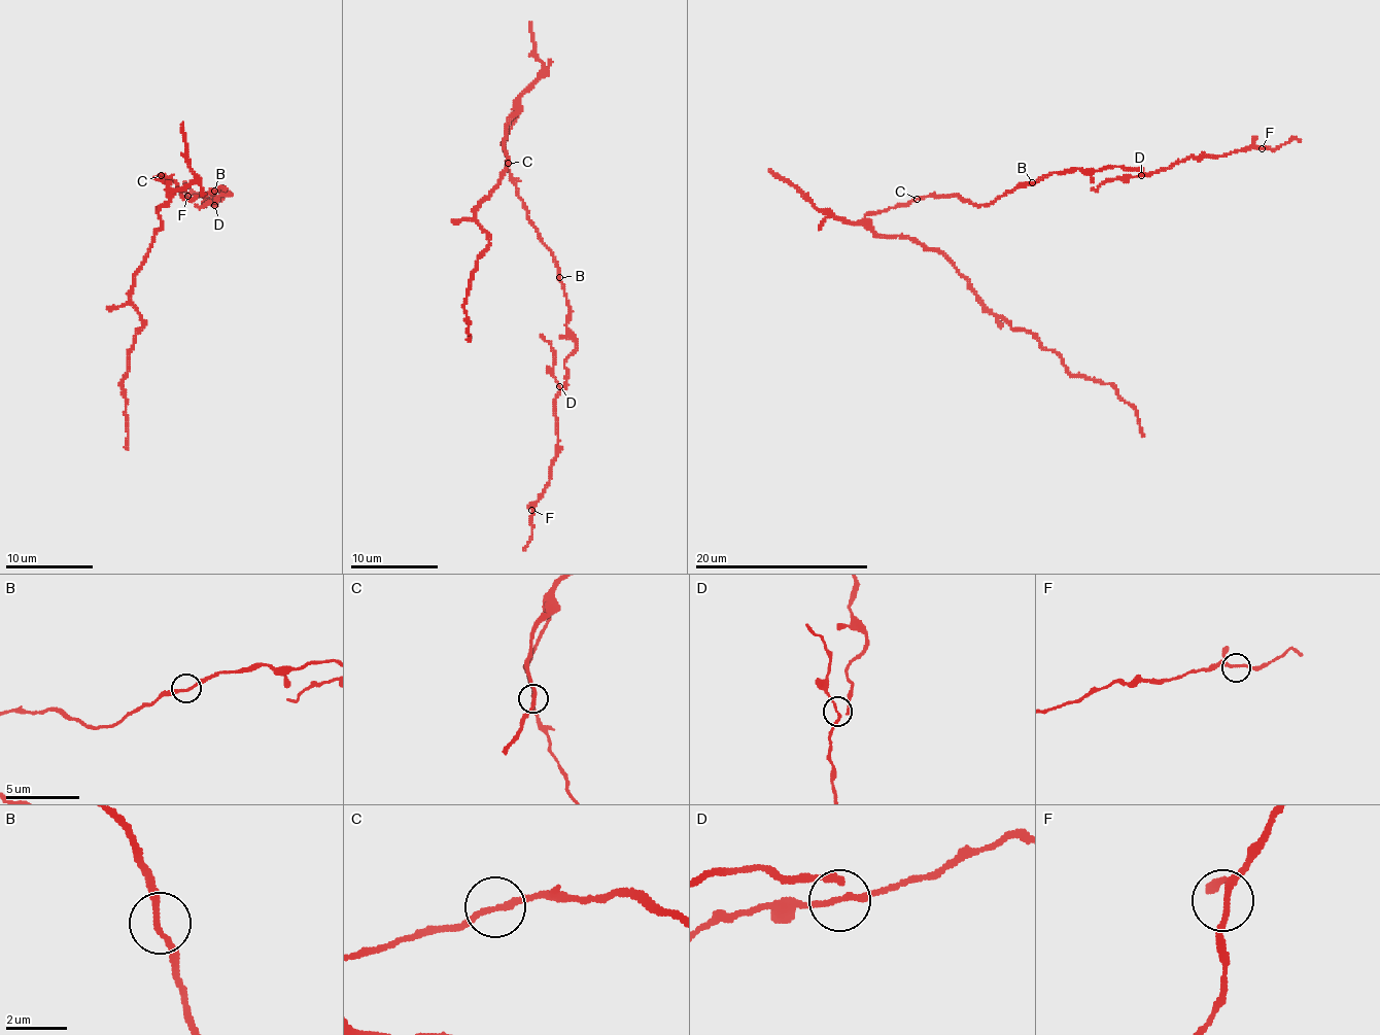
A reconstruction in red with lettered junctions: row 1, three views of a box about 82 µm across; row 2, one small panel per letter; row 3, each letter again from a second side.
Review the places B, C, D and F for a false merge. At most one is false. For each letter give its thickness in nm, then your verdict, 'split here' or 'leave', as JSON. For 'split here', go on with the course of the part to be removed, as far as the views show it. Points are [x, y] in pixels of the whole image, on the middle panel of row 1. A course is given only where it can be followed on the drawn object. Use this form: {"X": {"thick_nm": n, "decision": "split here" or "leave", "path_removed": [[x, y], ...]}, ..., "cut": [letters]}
{"B": {"thick_nm": 200, "decision": "leave"}, "C": {"thick_nm": 190, "decision": "leave"}, "D": {"thick_nm": 150, "decision": "split here", "path_removed": [[559, 385], [553, 375], [553, 351], [540, 335]]}, "F": {"thick_nm": 170, "decision": "leave"}, "cut": ["D"]}

